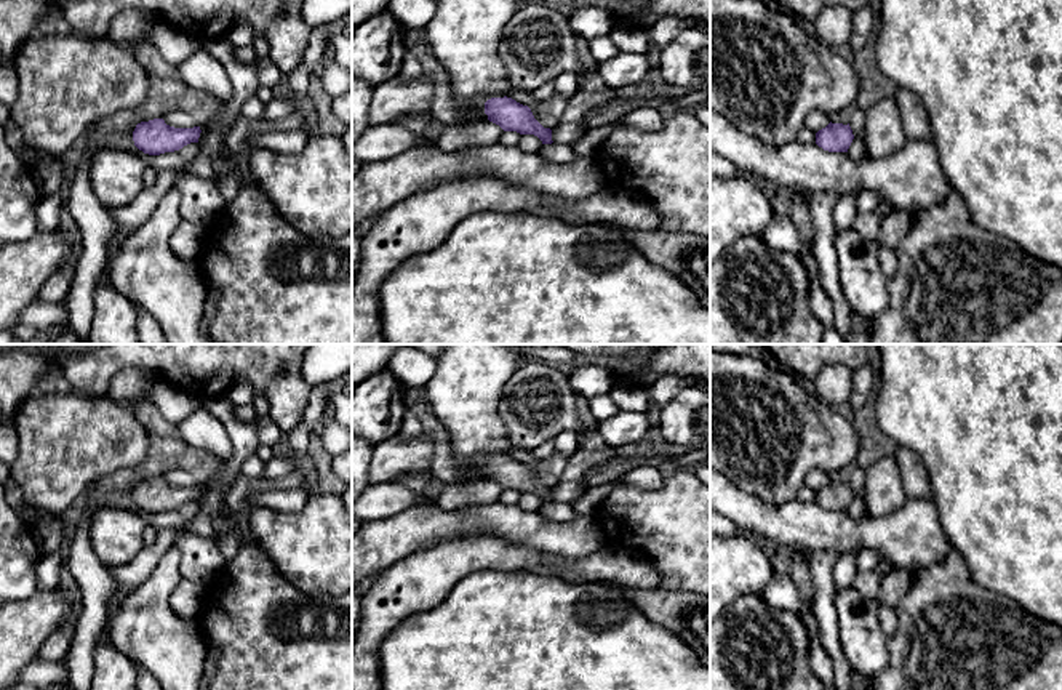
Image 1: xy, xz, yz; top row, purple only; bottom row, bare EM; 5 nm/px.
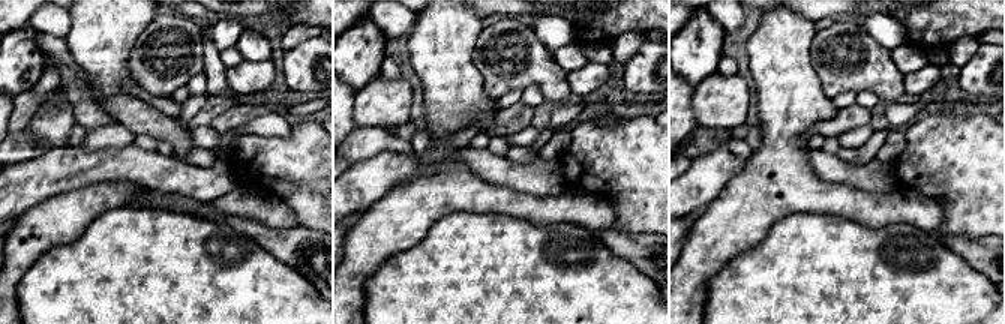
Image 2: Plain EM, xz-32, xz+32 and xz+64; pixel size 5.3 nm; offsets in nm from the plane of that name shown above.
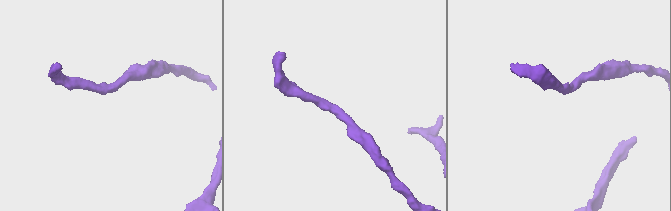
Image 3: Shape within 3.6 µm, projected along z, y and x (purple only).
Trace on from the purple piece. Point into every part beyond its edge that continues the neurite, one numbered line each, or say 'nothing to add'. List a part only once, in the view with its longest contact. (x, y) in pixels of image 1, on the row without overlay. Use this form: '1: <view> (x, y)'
nothing to add

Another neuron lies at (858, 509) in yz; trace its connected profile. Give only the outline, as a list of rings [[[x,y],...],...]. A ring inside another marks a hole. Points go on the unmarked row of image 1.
[[[854,463],[851,466],[851,479],[849,479],[854,498],[846,511],[849,517],[854,520],[860,520],[868,515],[867,503],[864,498],[864,475],[865,475],[865,467]]]

